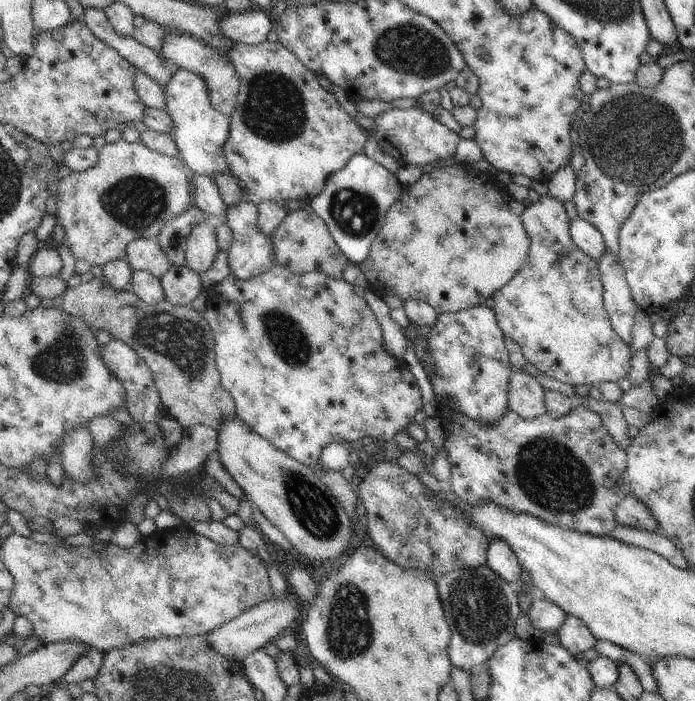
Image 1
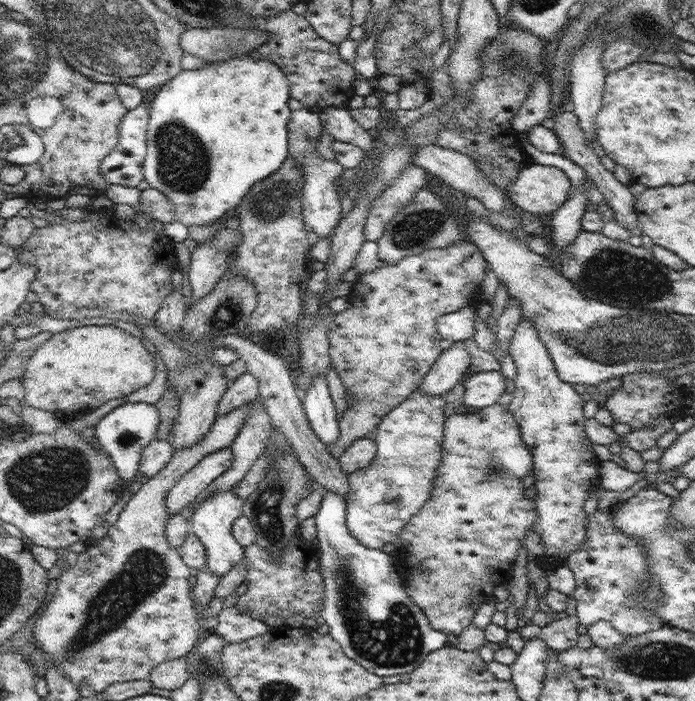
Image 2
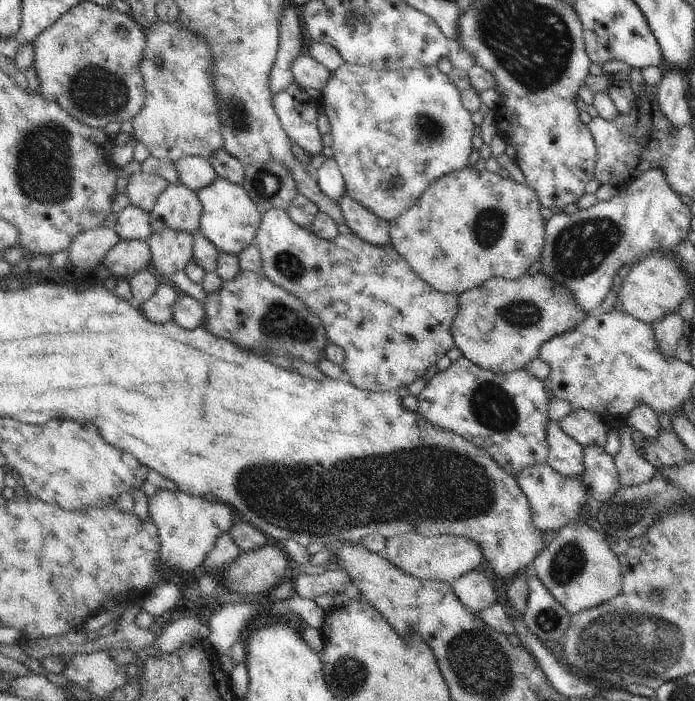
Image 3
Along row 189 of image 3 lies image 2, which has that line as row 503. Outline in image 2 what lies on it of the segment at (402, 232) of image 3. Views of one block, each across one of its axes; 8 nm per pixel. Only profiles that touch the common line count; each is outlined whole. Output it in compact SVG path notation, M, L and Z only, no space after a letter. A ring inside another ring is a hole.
M491 404L470 414L465 413L461 415L454 413L445 421L442 460L440 460L440 466L438 466L438 472L436 472L436 478L434 478L432 497L427 501L427 504L422 510L420 510L420 513L410 519L408 525L404 528L395 559L397 562L397 570L404 584L404 589L406 589L406 593L424 611L426 618L430 621L431 628L446 635L452 634L458 638L464 631L464 628L472 623L476 609L483 602L495 600L494 587L500 584L507 584L507 580L512 577L518 550L526 547L526 533L530 532L533 529L533 525L537 522L537 513L533 508L533 500L524 495L525 489L522 484L522 478L532 474L532 469L534 469L532 453L528 450L526 444L522 442L520 426L518 426L516 418L508 412L508 404Z

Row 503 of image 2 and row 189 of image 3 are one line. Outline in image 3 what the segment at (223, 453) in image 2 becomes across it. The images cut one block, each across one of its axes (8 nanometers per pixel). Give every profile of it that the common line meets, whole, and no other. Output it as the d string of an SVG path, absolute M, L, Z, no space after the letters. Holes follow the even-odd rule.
M169 184L158 198L151 217L152 233L165 229L194 233L203 212L198 194L184 184Z

